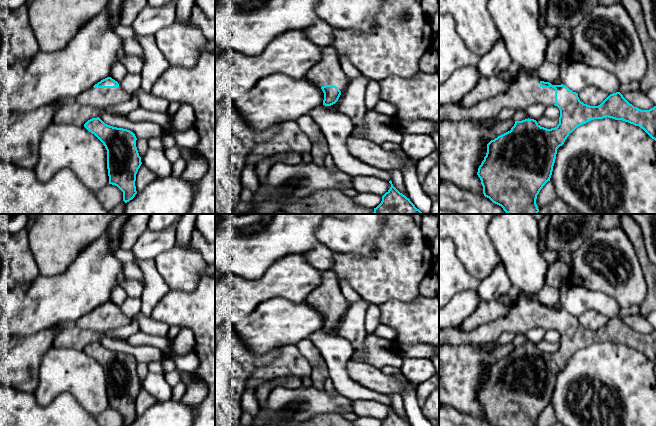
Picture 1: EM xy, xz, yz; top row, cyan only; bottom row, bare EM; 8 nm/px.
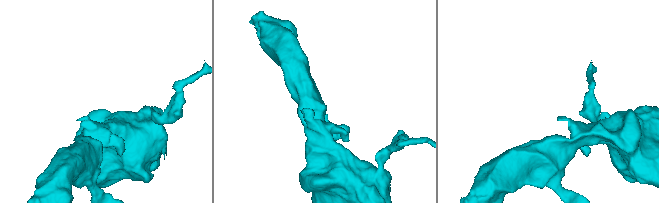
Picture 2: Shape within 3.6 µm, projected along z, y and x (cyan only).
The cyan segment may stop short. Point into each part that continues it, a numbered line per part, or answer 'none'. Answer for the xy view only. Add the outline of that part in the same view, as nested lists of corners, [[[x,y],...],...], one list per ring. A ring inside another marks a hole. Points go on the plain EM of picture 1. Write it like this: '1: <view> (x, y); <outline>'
1: xy (101, 322); [[[118,306],[118,312],[94,312],[79,318],[73,325],[74,328],[88,329],[104,333],[115,330],[131,323],[132,319],[126,316]]]

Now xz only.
1: xz (327, 295); [[[334,271],[321,272],[321,283],[306,297],[305,302],[320,312],[325,309],[336,310],[341,317],[346,315],[350,306]]]

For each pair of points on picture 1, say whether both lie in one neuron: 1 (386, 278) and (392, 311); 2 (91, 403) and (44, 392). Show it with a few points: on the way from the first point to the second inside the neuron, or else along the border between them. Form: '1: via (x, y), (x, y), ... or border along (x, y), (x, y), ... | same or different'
1: border along (414, 299), (412, 301), (387, 300), (377, 305) | different
2: via (79, 391), (74, 386), (56, 386) | same

